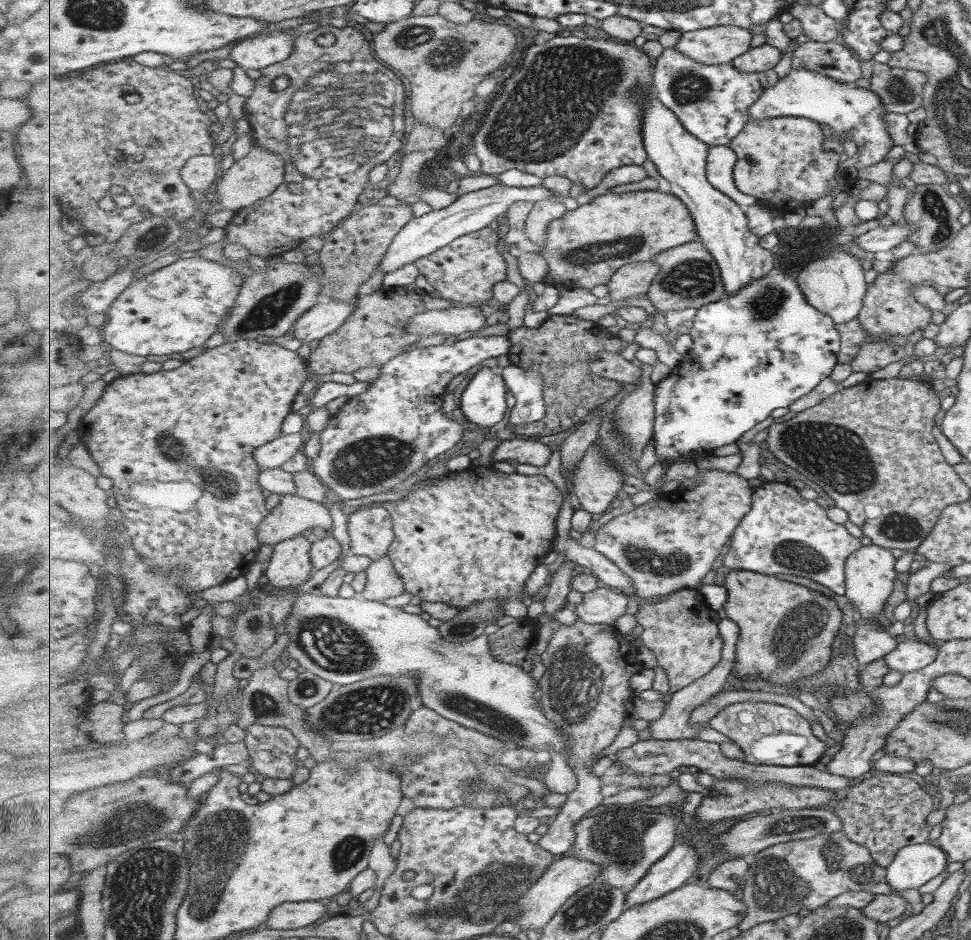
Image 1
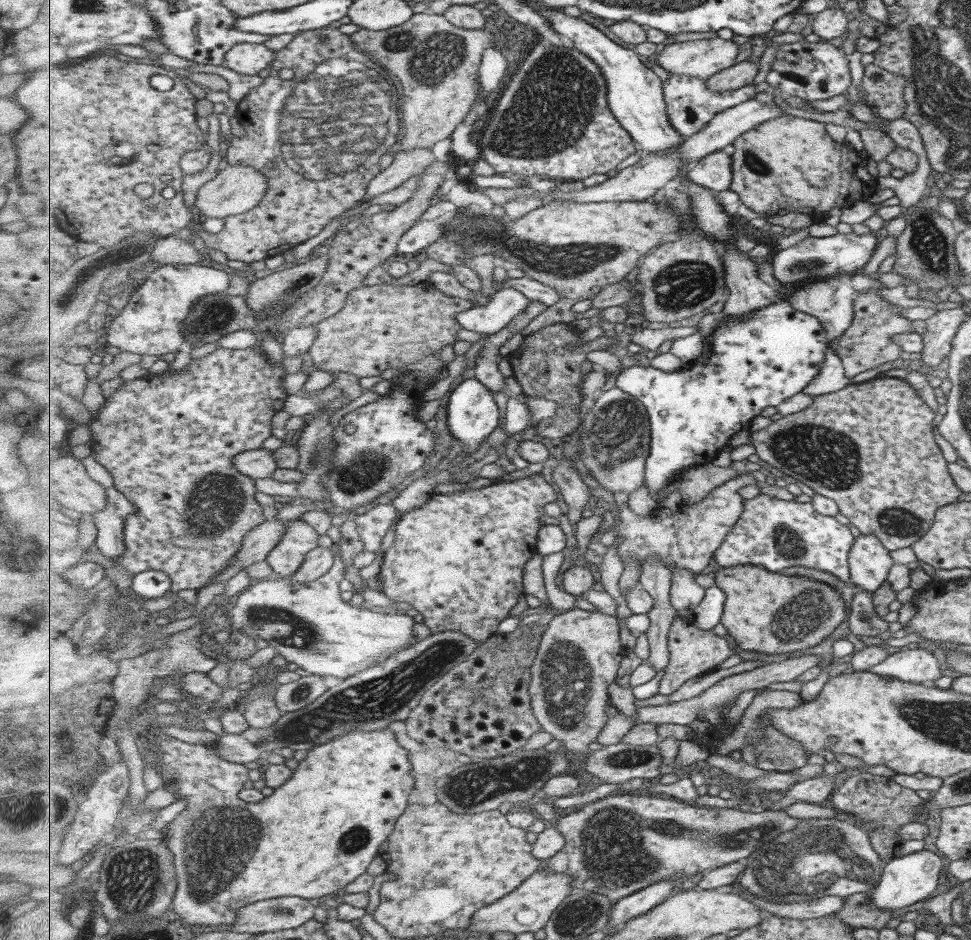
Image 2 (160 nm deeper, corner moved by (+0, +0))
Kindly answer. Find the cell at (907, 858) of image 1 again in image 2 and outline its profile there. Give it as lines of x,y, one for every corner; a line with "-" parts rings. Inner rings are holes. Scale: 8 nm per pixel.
928,850
915,851
901,857
893,857
882,867
882,873
875,888
867,893
870,903
880,910
898,910
914,908
917,902
927,899
941,888
942,878
939,874
945,859
939,853

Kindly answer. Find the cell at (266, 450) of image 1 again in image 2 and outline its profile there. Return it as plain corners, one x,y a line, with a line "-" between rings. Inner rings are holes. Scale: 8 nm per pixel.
253,449
234,456
234,467
254,479
271,478
278,469
273,453
266,449

